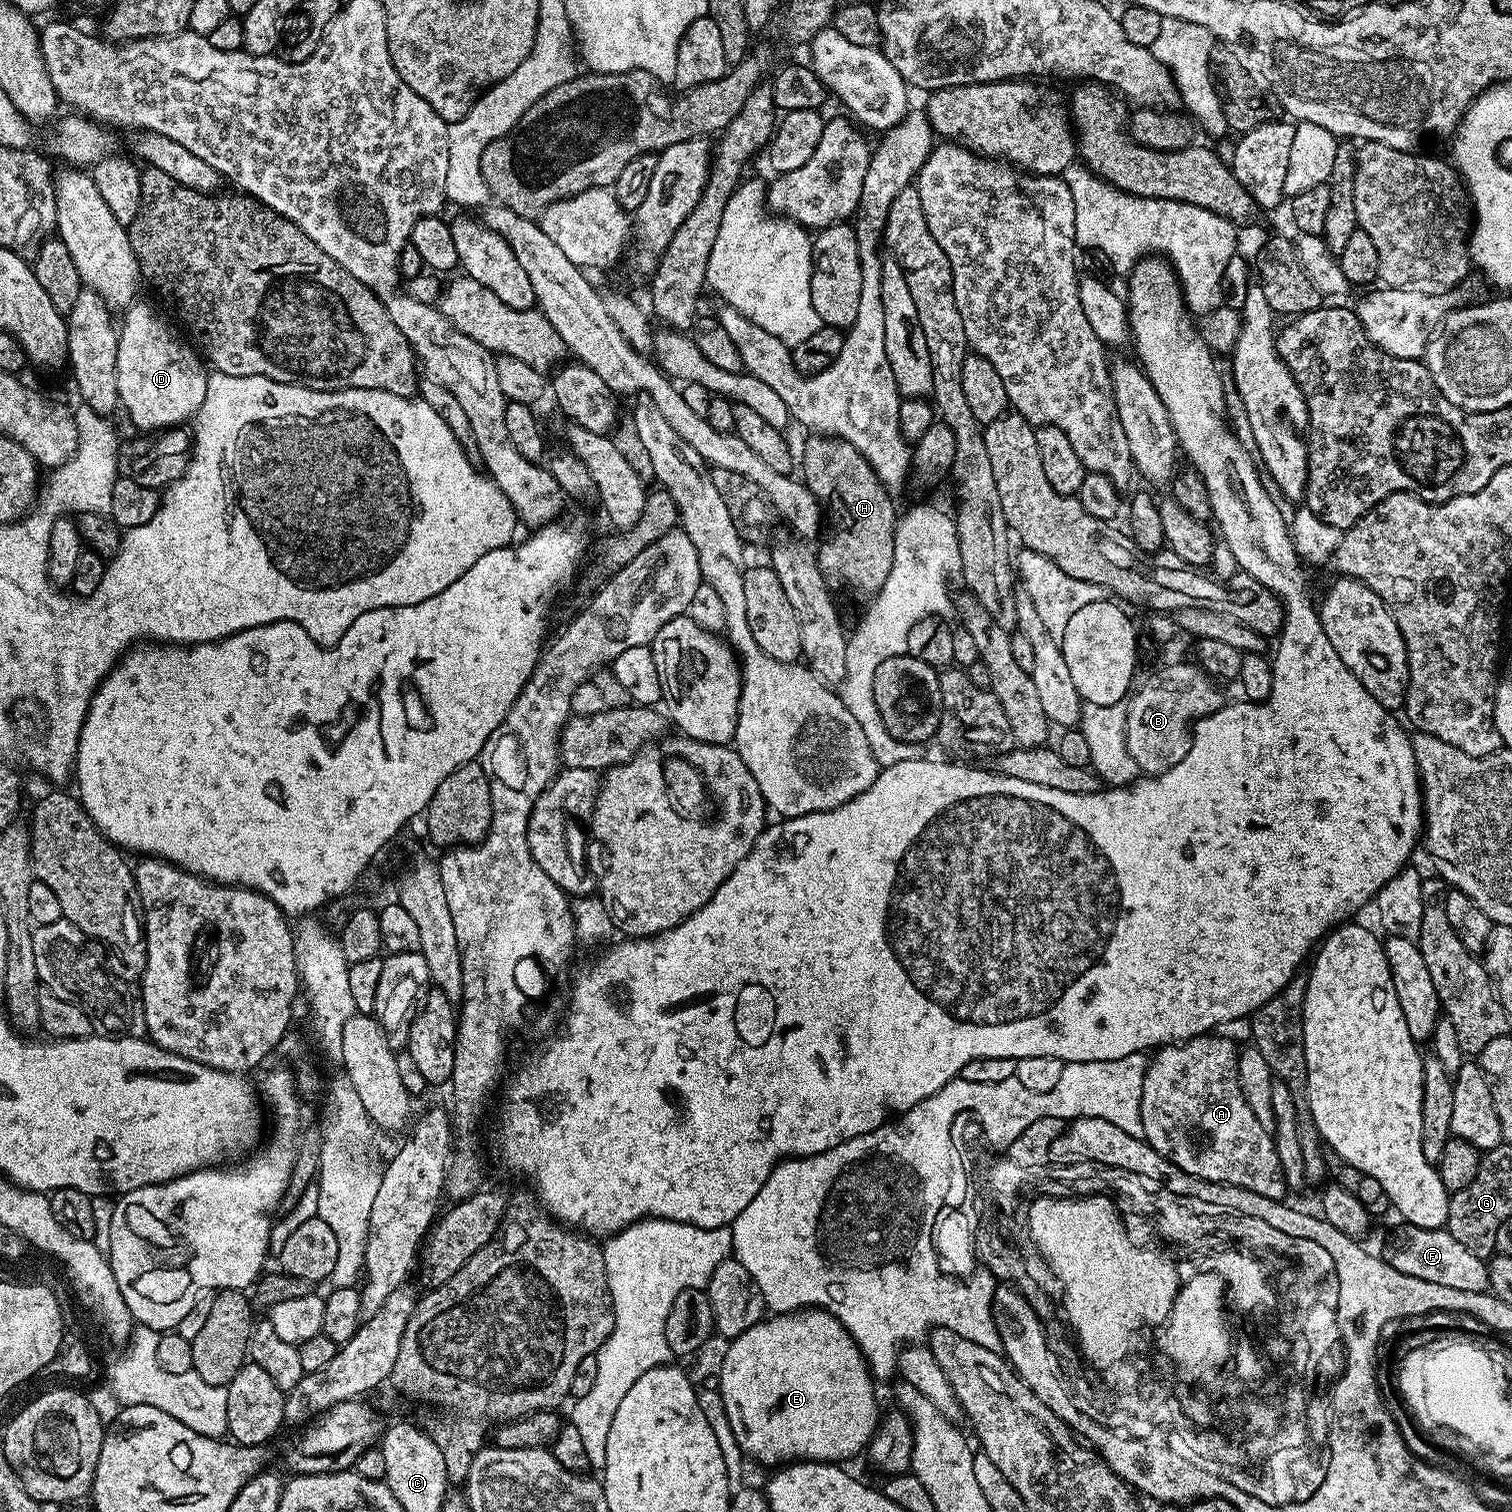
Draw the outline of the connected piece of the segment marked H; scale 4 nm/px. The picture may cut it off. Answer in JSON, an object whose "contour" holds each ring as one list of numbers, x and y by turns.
{"contour":[[812,434,809,437,804,444,802,481,817,496,821,505,826,506,827,511,828,508,832,511,832,524,836,527,832,540,826,541,816,552,818,566,829,588,839,590,847,587,852,596,876,597,890,575,894,559,894,534,898,509,896,510,896,504,892,501,893,493,885,488,878,474,870,466,870,462,866,462,863,454,854,446,850,446,850,442,823,434]]}

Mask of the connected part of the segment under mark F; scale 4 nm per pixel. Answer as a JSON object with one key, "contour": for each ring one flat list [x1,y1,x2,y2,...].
{"contour":[[1403,1223,1388,1238,1389,1243,1380,1252,1381,1259,1399,1273,1416,1280,1434,1282,1440,1288,1463,1290,1472,1295,1489,1291,1487,1261,1470,1253,1446,1228,1424,1228]]}

